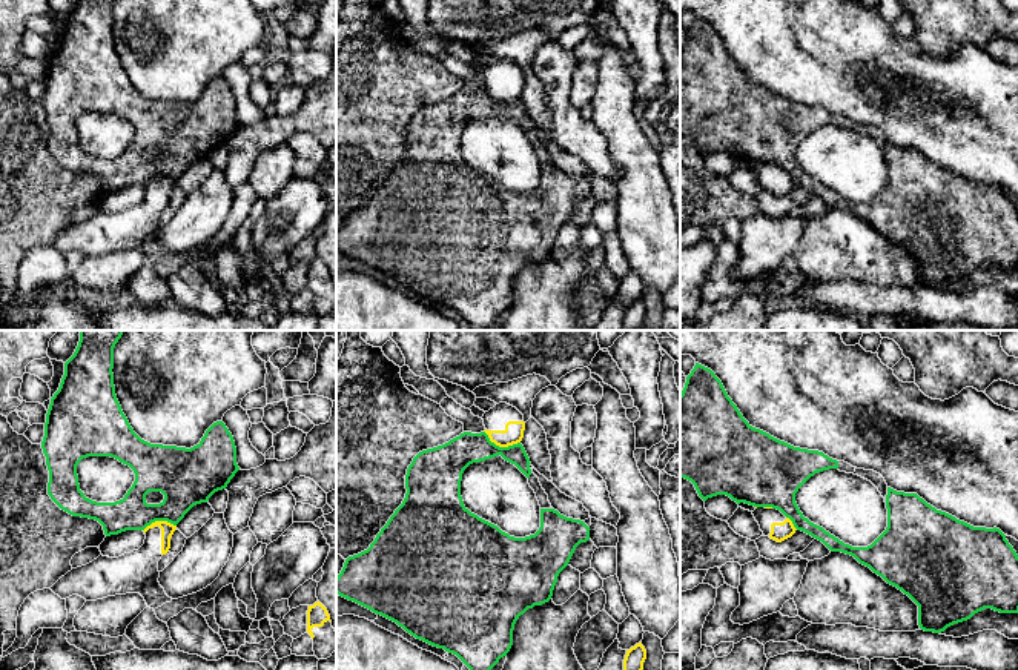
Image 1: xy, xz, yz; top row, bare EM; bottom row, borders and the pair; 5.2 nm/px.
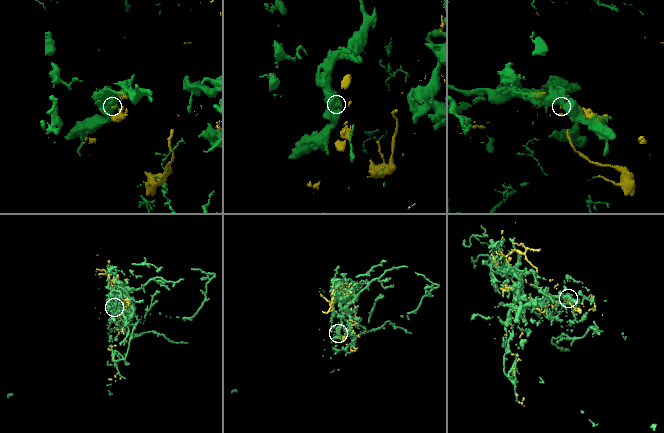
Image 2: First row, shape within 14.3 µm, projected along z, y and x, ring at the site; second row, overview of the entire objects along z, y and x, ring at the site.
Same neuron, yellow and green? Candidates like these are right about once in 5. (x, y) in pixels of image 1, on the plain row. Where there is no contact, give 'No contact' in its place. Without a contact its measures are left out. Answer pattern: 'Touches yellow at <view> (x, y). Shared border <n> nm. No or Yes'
Touches yellow at xz (501, 102). Shared border 200 nm. No

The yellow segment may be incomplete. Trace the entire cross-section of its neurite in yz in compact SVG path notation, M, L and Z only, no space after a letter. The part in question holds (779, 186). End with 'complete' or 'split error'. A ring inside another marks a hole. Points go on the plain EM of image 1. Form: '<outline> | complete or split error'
M755 163L752 168L760 186L765 192L782 198L795 189L795 183L789 174L786 174L780 166L772 163Z | split error

